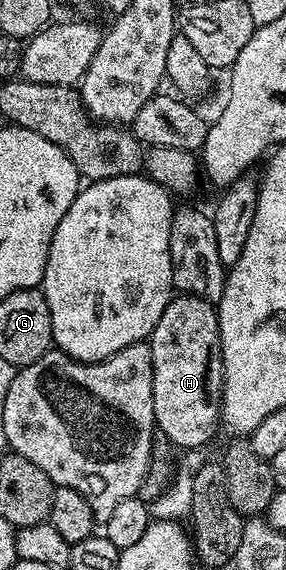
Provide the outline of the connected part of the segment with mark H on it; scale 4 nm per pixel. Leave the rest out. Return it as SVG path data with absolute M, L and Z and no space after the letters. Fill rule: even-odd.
M176 294L165 305L165 313L161 313L161 321L153 329L149 340L151 356L153 357L153 417L158 434L164 435L176 448L203 447L215 435L215 426L221 423L221 408L223 405L223 354L221 353L221 333L219 332L219 313L216 304L205 301L196 295Z

